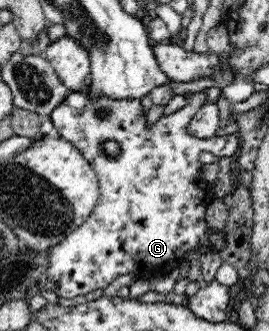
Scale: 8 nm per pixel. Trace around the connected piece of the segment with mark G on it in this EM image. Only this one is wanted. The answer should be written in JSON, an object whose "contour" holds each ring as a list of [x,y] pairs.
{"contour":[[[91,80],[84,83],[84,87],[76,89],[76,91],[68,91],[68,95],[64,97],[62,101],[51,113],[50,118],[56,132],[55,136],[64,139],[72,143],[86,158],[89,165],[94,170],[94,174],[97,175],[98,182],[100,183],[100,197],[92,213],[88,216],[88,219],[77,227],[70,235],[58,245],[54,246],[50,250],[49,256],[49,266],[47,269],[47,276],[50,281],[56,283],[57,288],[55,293],[57,296],[64,297],[64,299],[72,299],[80,295],[86,295],[86,293],[91,293],[95,291],[102,291],[106,285],[110,285],[116,277],[119,275],[124,275],[124,273],[134,273],[136,278],[148,278],[154,277],[155,274],[160,274],[162,272],[170,272],[172,269],[176,269],[184,261],[184,257],[187,253],[200,247],[200,249],[208,250],[212,248],[213,250],[219,250],[224,248],[224,239],[221,232],[212,231],[212,234],[206,232],[208,231],[208,225],[204,222],[204,211],[206,207],[212,201],[212,196],[208,189],[208,183],[203,179],[201,175],[201,166],[203,163],[200,162],[199,157],[203,152],[211,152],[218,157],[234,157],[237,150],[239,149],[239,137],[237,135],[222,137],[218,141],[208,140],[208,139],[198,139],[190,133],[188,133],[188,125],[192,120],[192,117],[200,110],[200,107],[207,101],[206,95],[202,92],[196,92],[191,94],[190,102],[186,107],[172,113],[172,115],[163,115],[156,123],[149,123],[147,119],[148,111],[143,110],[140,97],[124,97],[124,99],[110,99],[107,95],[98,95],[98,97],[93,97],[89,94],[89,85]]]}

